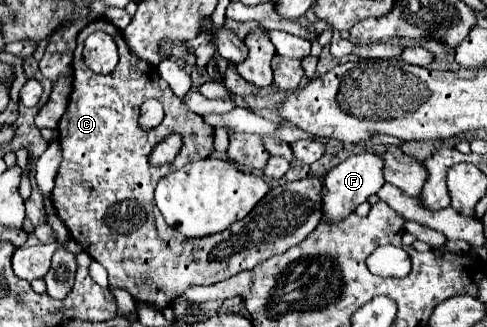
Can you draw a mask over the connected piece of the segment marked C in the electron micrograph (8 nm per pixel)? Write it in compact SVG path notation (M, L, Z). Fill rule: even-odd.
M104 17L80 31L72 67L72 95L58 125L58 141L64 159L56 175L52 205L56 213L62 215L70 235L94 261L106 267L110 289L126 289L134 301L164 311L188 287L218 283L240 271L252 269L254 265L298 245L318 227L322 219L322 183L318 177L308 177L272 187L242 221L236 221L226 231L202 239L184 239L180 247L170 247L158 237L152 213L152 193L156 183L170 171L176 171L190 161L210 157L214 151L214 129L202 115L186 109L182 99L174 95L154 65L130 53L120 29ZM92 31L110 33L118 45L120 63L112 75L100 75L86 69L82 37L88 37ZM148 99L160 99L164 105L162 123L150 131L138 127L140 107ZM170 133L180 133L184 137L180 157L170 165L152 167L148 163L152 147Z

